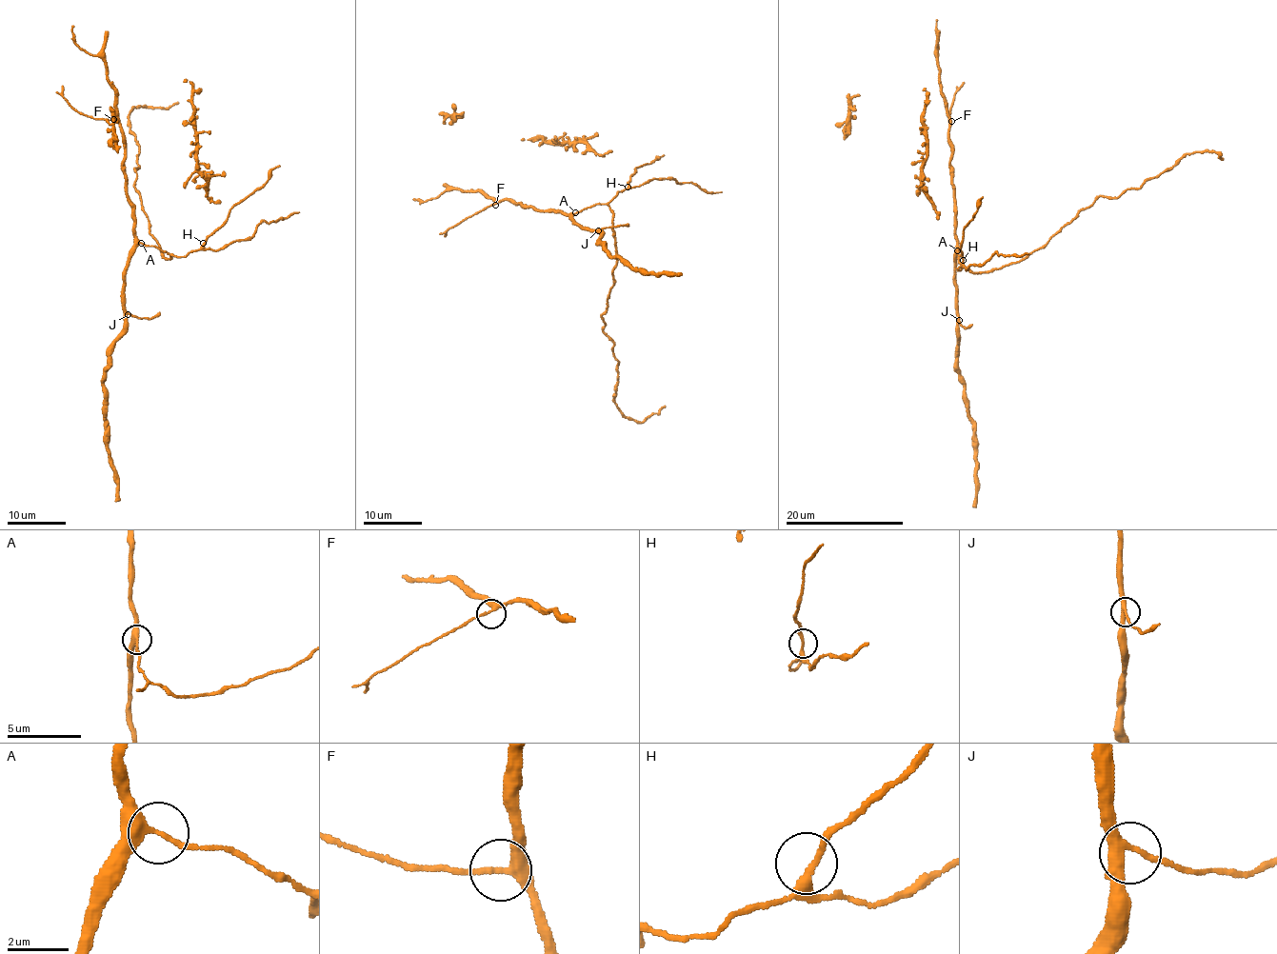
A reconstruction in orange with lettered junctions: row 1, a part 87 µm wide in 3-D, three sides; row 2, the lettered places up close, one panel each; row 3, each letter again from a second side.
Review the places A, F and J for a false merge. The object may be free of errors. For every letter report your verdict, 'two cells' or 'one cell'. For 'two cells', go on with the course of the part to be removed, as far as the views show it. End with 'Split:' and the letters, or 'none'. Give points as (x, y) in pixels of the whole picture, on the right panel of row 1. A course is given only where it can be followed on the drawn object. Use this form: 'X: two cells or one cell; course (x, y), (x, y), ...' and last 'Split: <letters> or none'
A: one cell
F: one cell
J: one cell
Split: none

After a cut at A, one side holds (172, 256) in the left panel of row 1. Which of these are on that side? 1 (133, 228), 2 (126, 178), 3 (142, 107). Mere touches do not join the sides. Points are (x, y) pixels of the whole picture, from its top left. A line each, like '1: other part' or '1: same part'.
1: other part
2: other part
3: same part

